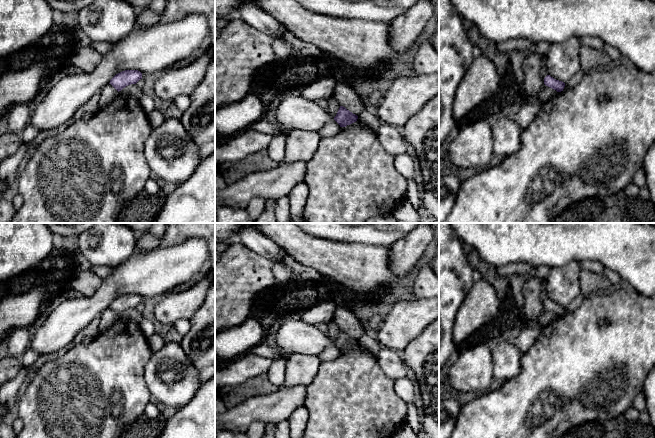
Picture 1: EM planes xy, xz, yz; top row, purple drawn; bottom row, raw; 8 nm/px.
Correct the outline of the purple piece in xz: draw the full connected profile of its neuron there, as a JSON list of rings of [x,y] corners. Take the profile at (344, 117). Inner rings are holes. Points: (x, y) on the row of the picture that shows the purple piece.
[[[340,106],[334,120],[340,125],[340,127],[346,127],[356,122],[358,116],[347,110],[345,107]]]

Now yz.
[[[547,75],[544,78],[544,84],[546,86],[556,90],[557,92],[563,91],[563,89],[565,87],[565,83],[564,82],[556,80],[553,77],[551,77],[550,75]]]

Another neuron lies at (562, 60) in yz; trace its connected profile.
[[[571,37],[567,41],[550,44],[544,56],[547,73],[556,80],[566,83],[581,70],[579,51],[580,39]]]

